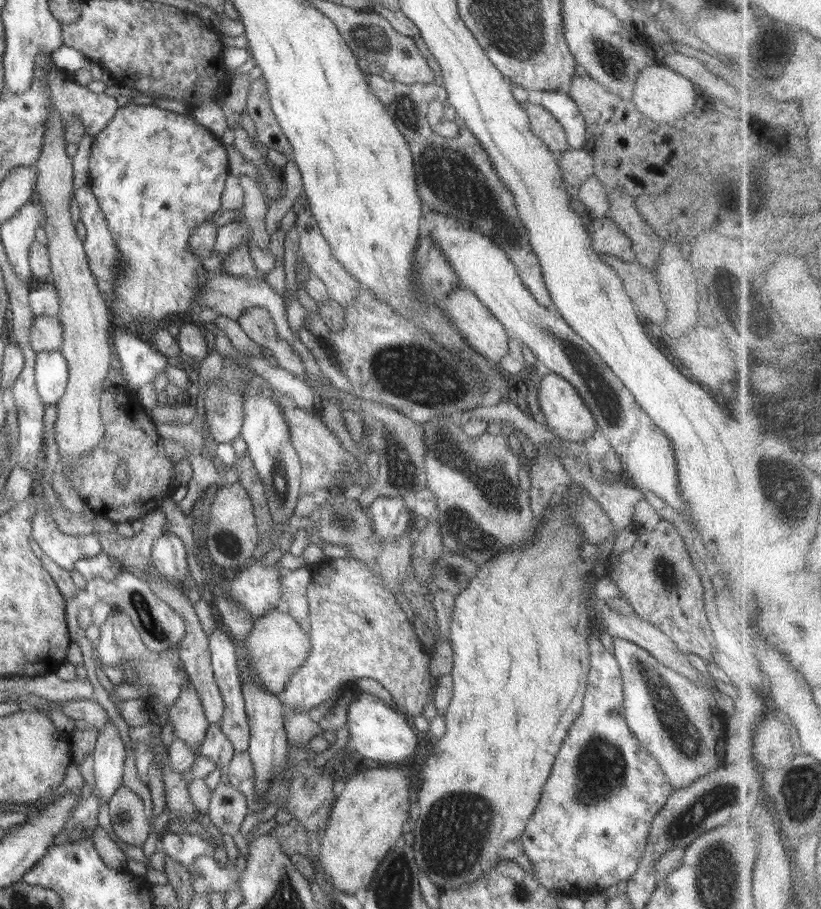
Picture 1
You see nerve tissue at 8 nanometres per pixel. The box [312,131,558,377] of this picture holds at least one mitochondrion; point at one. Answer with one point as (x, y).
(455, 182)

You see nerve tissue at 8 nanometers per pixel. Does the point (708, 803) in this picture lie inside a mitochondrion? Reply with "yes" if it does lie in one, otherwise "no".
yes

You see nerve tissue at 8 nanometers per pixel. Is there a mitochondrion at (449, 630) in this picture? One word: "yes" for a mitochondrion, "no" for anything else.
no

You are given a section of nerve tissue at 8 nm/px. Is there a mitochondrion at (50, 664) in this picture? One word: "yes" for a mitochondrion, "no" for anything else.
no

